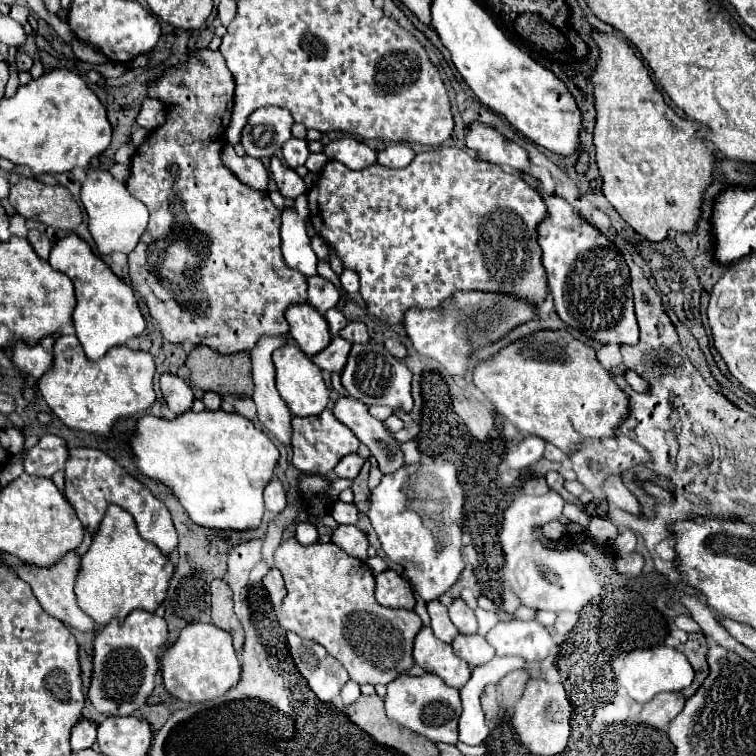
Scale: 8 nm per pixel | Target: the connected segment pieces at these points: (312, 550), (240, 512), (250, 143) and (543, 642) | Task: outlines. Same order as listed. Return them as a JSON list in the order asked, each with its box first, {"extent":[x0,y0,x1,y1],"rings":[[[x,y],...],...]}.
[{"extent":[275,538,421,686],"rings":[[[285,538],[275,550],[275,566],[285,578],[287,596],[283,600],[289,600],[289,630],[299,634],[301,638],[315,640],[317,644],[325,646],[327,652],[345,666],[353,682],[357,682],[359,686],[389,684],[397,676],[411,670],[411,666],[415,664],[413,640],[421,628],[421,618],[413,610],[383,608],[373,596],[375,578],[371,574],[371,568],[363,560],[345,554],[339,546],[331,542],[301,546],[295,538]]]},{"extent":[131,410,279,530],"rings":[[[189,410],[173,420],[143,416],[137,422],[137,434],[131,438],[131,448],[137,456],[139,470],[149,478],[167,484],[195,524],[221,530],[249,530],[261,524],[263,488],[275,472],[279,450],[251,420],[223,410],[203,410],[201,414]]]},{"extent":[241,108,293,158],"rings":[[[257,108],[243,126],[241,144],[253,158],[271,158],[291,138],[293,118],[285,108]]]},{"extent":[487,620,553,662],"rings":[[[535,620],[499,622],[491,632],[487,632],[487,640],[497,650],[497,656],[521,656],[527,662],[547,658],[553,648],[551,634]]]}]

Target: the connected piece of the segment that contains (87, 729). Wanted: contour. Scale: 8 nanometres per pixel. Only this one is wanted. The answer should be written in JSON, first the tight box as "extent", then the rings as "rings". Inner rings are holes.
{"extent":[71,720,97,750],"rings":[[[79,720],[71,730],[71,750],[85,750],[91,748],[97,738],[97,722]]]}

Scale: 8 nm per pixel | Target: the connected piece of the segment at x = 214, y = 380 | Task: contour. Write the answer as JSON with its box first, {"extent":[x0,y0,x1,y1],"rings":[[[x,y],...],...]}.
{"extent":[187,346,253,398],"rings":[[[195,346],[195,350],[187,356],[187,368],[191,370],[191,384],[201,388],[203,392],[219,392],[221,396],[235,396],[235,398],[249,398],[253,394],[251,382],[251,358],[249,352],[237,354],[221,354],[211,350],[209,346]]]}

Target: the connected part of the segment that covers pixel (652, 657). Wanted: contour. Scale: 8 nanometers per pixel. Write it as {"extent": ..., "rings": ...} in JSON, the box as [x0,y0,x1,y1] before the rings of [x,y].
{"extent":[613,646,693,704],"rings":[[[669,646],[637,648],[631,652],[625,652],[613,660],[613,672],[619,686],[623,686],[629,692],[629,696],[641,704],[649,702],[659,692],[681,692],[693,682],[693,668],[687,662],[685,654]]]}

